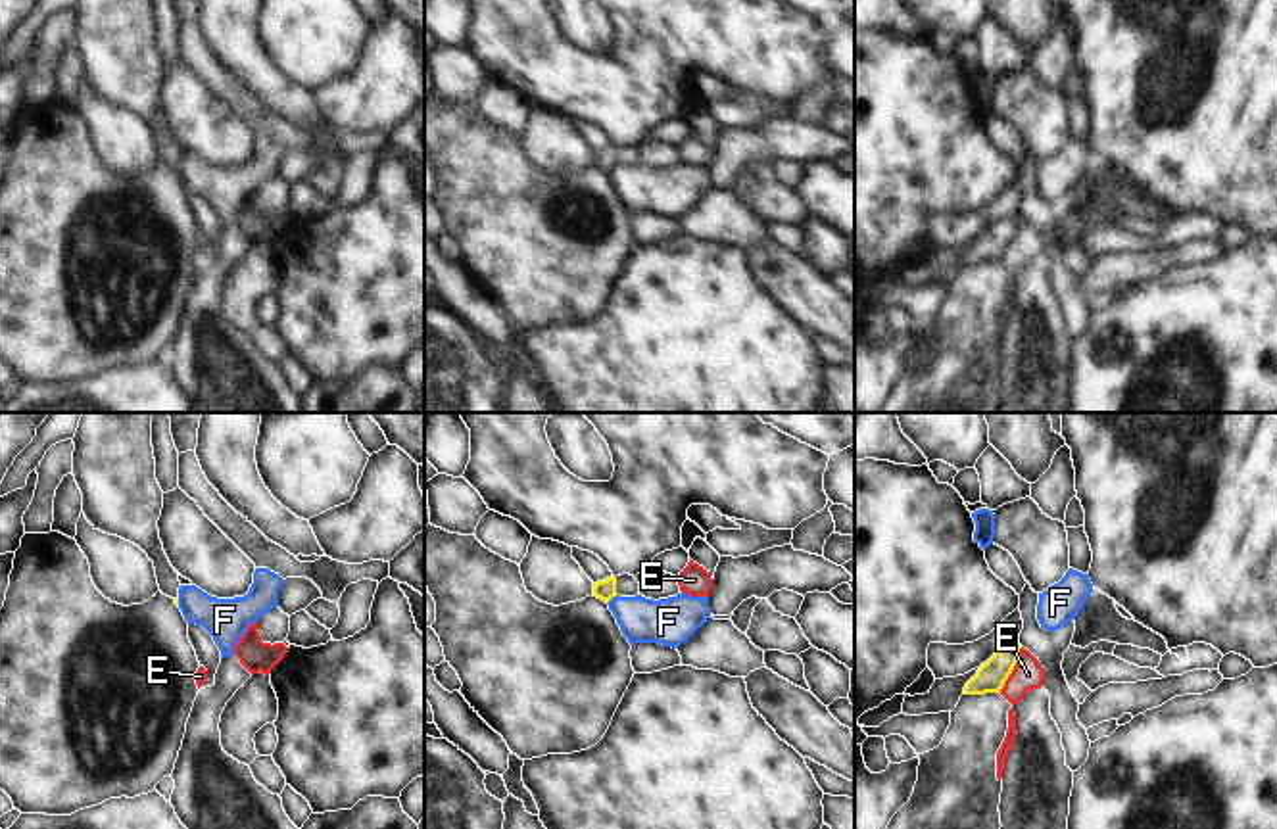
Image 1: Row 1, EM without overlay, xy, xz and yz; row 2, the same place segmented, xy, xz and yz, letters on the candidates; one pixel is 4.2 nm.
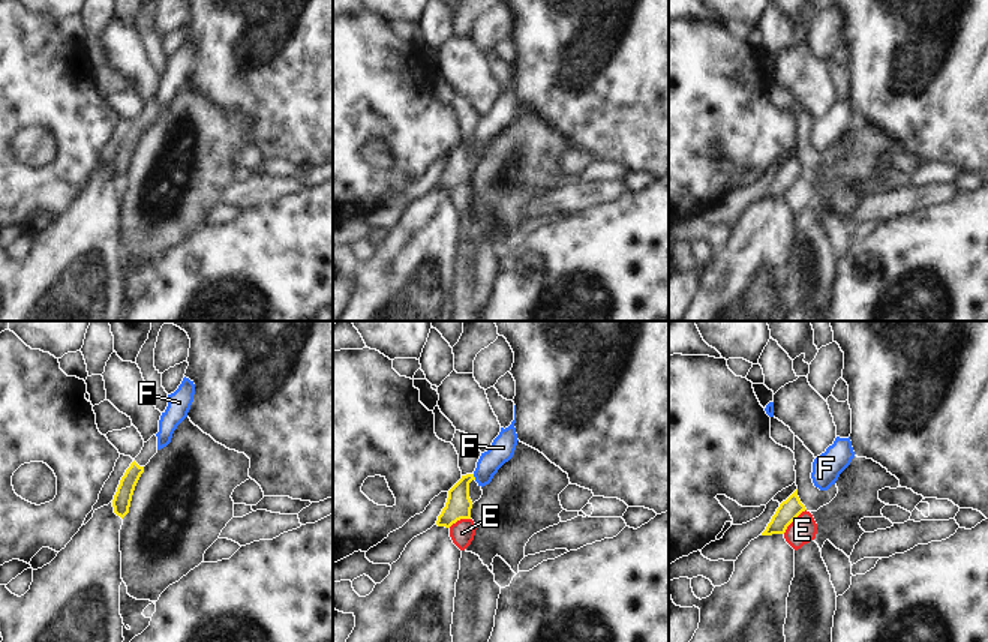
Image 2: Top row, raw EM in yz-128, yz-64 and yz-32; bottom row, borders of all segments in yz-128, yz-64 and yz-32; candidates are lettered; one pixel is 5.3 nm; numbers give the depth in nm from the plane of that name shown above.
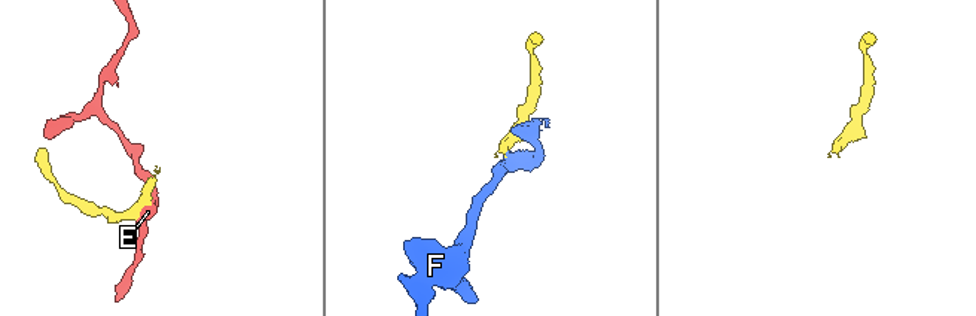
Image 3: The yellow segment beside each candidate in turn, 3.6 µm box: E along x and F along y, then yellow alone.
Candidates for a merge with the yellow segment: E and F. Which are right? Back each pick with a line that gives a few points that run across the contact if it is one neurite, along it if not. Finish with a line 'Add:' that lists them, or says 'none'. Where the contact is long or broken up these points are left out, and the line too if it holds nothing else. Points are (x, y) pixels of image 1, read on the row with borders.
Add: none

